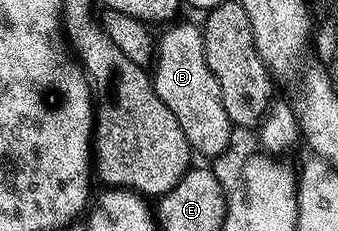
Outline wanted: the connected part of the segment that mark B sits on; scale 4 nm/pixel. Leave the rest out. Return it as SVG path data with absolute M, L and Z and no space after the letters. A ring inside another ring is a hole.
M169 23L161 31L165 32L161 36L159 34L155 41L154 63L150 68L152 85L158 98L162 98L162 102L166 102L170 114L174 114L174 118L178 118L178 126L182 126L182 134L186 134L186 142L192 147L193 153L200 155L201 152L204 156L220 156L232 144L234 126L230 122L230 114L226 114L226 106L222 106L222 90L218 87L218 78L214 78L210 66L206 62L204 33L201 25L199 23L180 23Z

